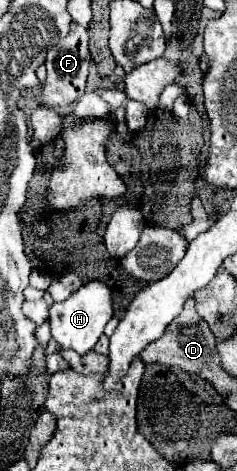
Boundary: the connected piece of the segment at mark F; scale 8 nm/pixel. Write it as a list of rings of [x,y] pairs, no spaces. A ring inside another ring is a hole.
[[[73,21],[69,35],[65,39],[61,39],[53,49],[49,49],[47,59],[45,59],[47,79],[41,83],[39,97],[37,97],[39,105],[67,107],[67,105],[75,103],[85,93],[85,83],[87,83],[87,75],[89,75],[89,65],[91,65],[87,39],[89,39],[87,29]]]

